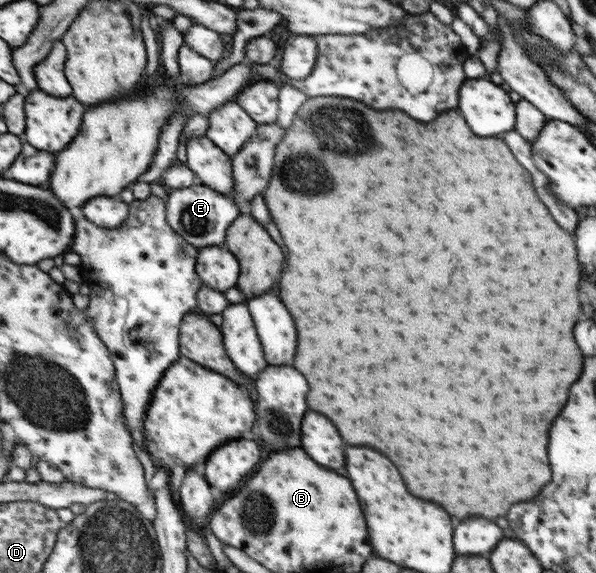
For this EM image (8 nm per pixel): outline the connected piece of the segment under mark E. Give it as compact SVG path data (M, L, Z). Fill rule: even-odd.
M204 183L184 189L173 189L169 193L169 222L188 243L200 249L226 245L229 229L246 212L242 211L234 198Z

